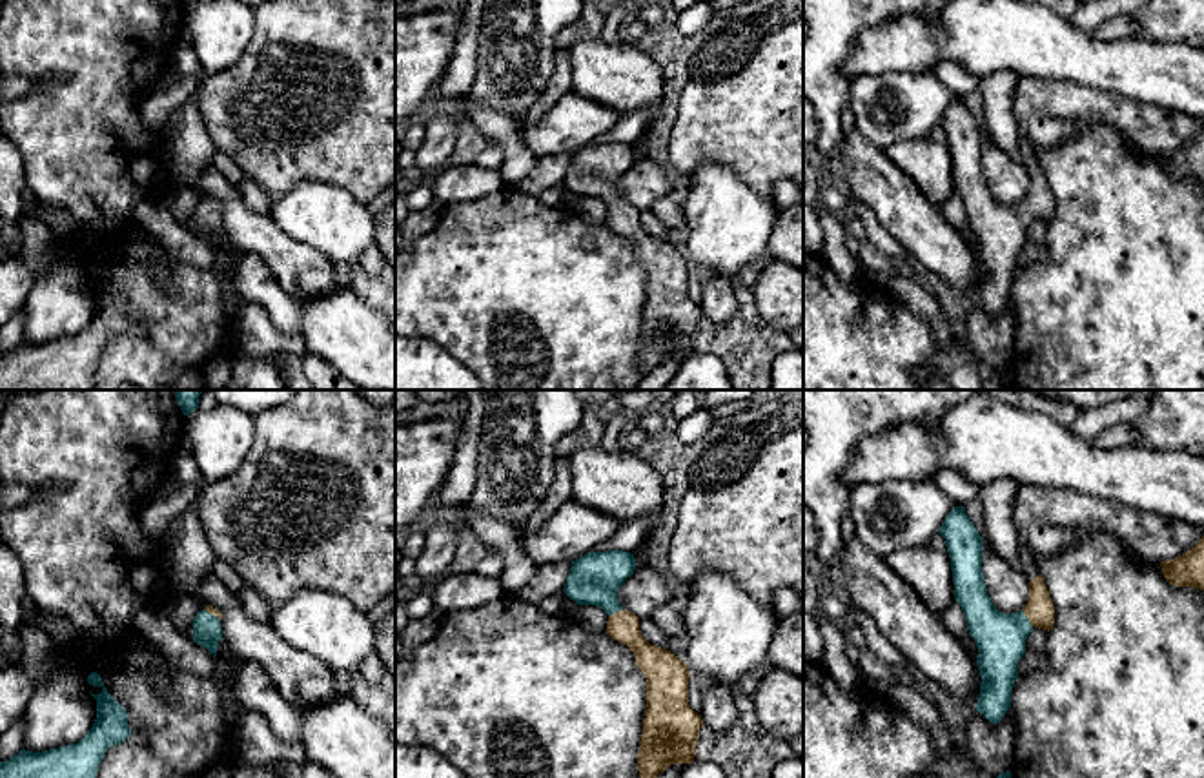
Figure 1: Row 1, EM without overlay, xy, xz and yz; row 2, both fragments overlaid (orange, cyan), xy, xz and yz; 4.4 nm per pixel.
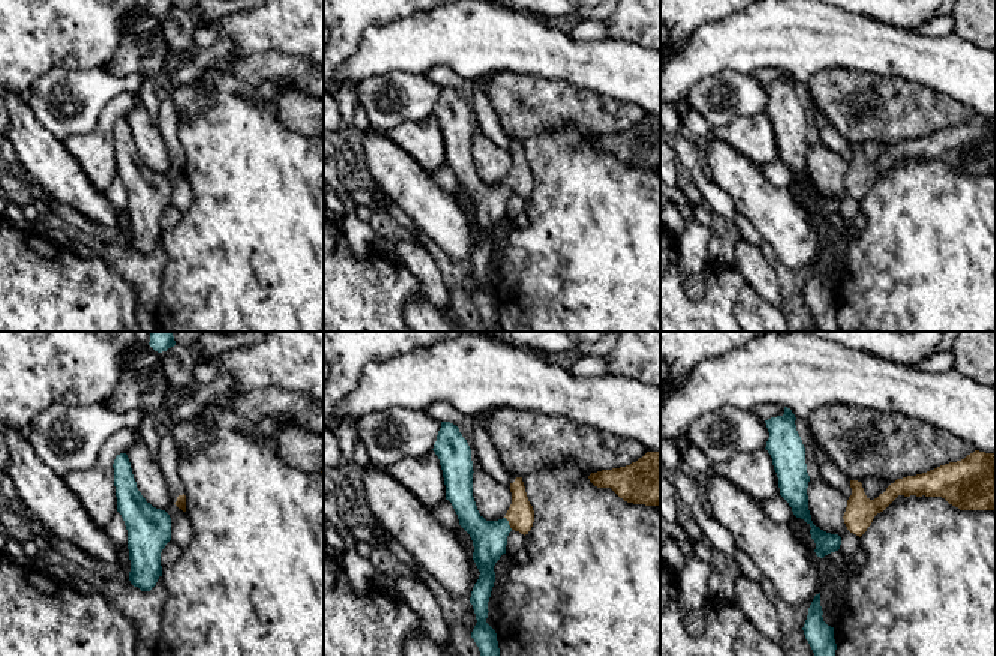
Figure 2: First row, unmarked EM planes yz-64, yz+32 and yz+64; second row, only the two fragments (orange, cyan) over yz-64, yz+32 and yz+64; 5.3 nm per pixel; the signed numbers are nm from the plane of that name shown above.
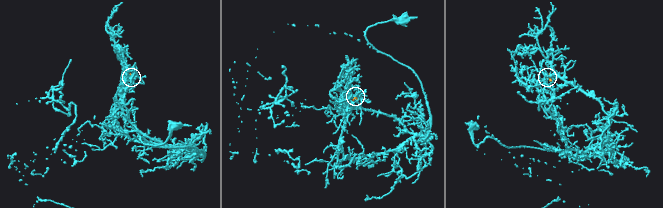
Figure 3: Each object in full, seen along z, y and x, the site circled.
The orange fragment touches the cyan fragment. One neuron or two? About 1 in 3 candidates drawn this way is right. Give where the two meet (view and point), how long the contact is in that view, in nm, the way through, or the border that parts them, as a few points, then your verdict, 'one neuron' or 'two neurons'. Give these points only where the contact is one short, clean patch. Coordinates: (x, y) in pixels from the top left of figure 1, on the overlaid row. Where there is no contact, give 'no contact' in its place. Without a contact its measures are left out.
meets orange in yz at (1028, 618); contact 90 nm long; runs through yz (1039, 609), (1028, 618), (1000, 638); one neuron

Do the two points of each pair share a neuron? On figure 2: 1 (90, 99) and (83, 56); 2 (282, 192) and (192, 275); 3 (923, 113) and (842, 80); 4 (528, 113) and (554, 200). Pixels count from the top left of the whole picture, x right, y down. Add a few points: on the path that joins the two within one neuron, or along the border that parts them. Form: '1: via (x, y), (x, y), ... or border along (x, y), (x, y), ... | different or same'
1: border along (101, 66), (89, 69), (50, 69) | different
2: via (260, 215), (230, 245), (219, 245), (215, 252) | same
3: via (903, 110), (881, 108), (861, 99) | same
4: border along (569, 126), (542, 131), (522, 141) | different

